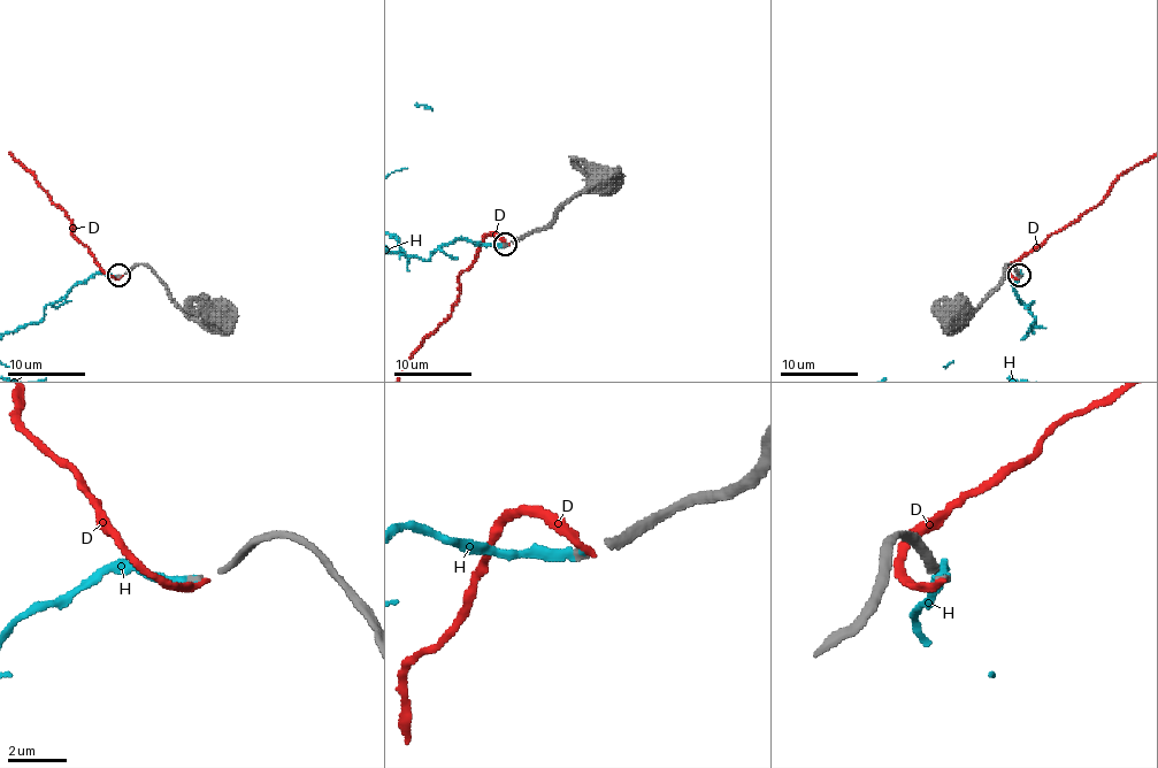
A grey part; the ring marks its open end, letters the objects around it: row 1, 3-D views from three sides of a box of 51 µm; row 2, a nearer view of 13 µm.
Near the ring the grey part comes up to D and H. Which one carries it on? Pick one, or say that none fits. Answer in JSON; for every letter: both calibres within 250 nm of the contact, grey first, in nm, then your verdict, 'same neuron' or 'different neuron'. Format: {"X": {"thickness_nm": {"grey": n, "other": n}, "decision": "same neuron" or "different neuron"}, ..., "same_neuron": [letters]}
{"D": {"thickness_nm": {"grey": 200, "other": 280}, "decision": "different neuron"}, "H": {"thickness_nm": {"grey": 200, "other": 240}, "decision": "same neuron"}, "same_neuron": ["H"]}

